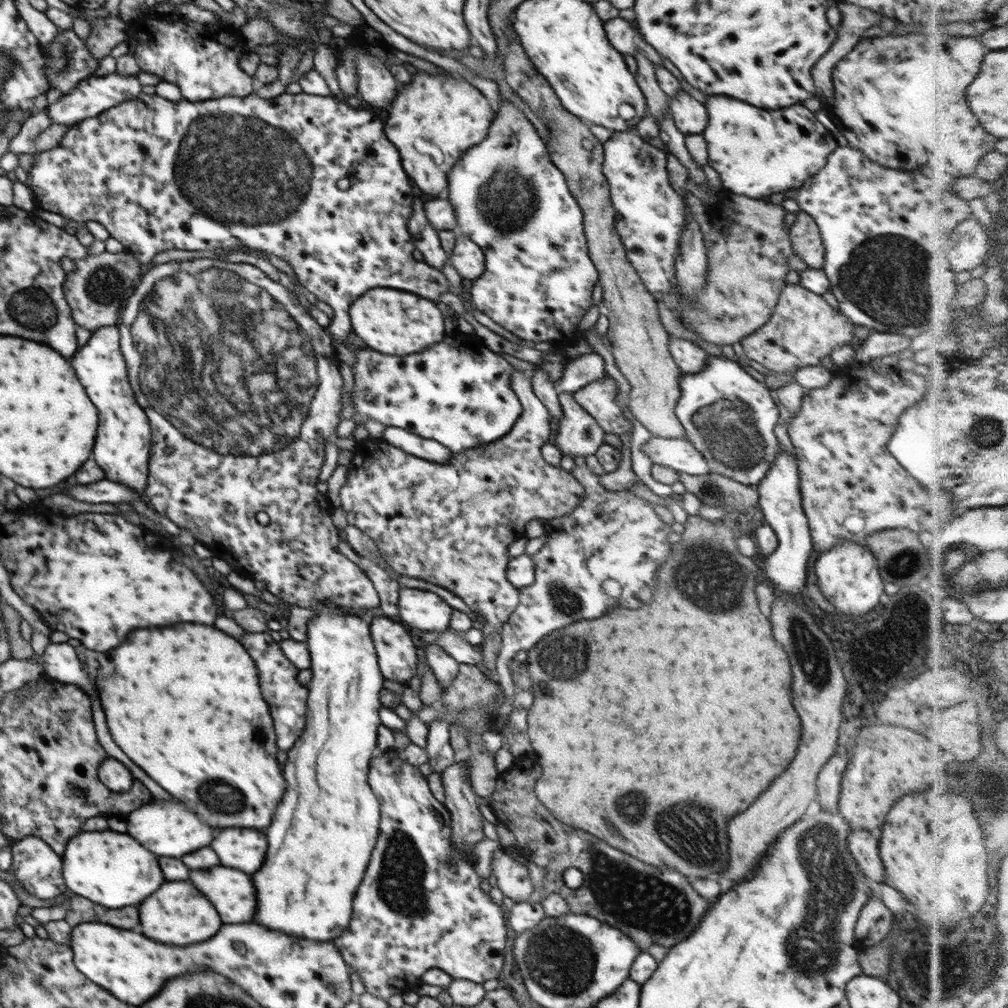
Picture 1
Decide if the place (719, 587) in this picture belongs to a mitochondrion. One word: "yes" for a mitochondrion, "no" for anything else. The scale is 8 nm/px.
yes

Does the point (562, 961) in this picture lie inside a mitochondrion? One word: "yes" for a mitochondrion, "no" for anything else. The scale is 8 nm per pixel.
yes

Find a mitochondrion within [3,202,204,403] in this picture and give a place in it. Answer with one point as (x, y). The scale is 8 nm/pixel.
(32, 307)

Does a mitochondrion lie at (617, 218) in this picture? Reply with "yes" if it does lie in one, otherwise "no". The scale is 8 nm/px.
no

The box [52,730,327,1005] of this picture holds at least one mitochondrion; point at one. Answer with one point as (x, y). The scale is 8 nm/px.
(218, 796)

